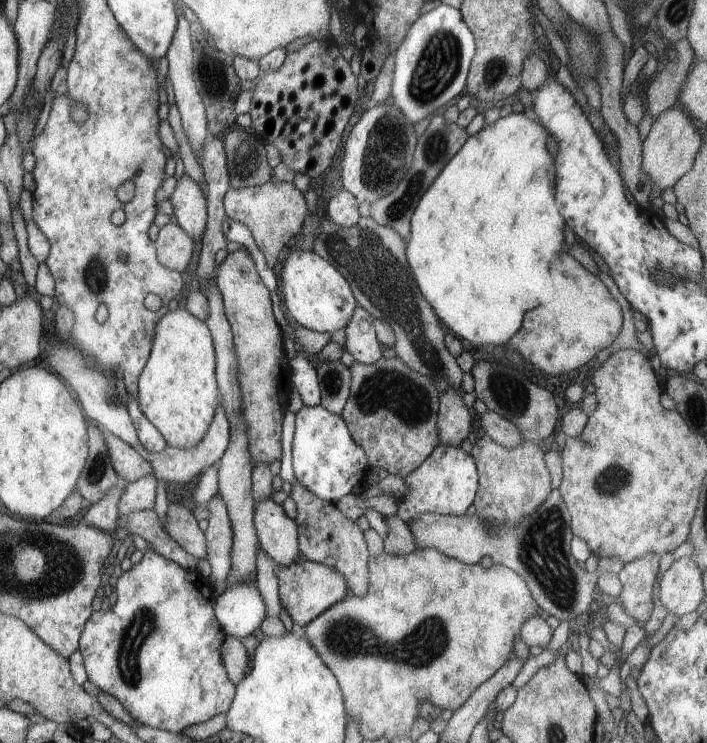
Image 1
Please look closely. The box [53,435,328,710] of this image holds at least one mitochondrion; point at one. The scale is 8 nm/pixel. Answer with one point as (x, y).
(144, 624)

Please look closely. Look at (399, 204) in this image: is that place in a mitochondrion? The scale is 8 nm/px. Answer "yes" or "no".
yes

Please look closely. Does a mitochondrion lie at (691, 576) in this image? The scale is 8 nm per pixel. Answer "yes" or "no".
no

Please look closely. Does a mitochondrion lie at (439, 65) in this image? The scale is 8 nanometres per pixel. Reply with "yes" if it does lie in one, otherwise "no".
yes

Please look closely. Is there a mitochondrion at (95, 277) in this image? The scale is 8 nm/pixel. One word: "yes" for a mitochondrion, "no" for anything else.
yes

